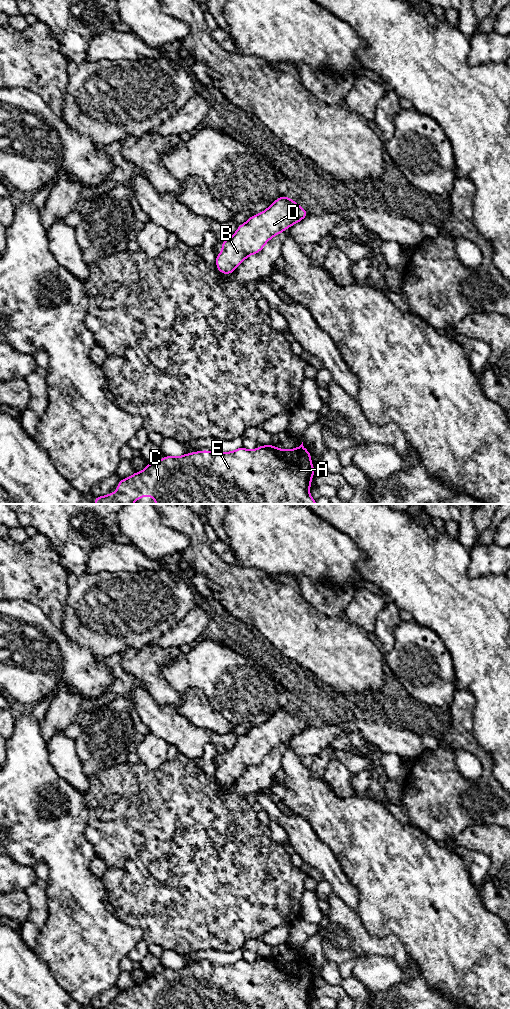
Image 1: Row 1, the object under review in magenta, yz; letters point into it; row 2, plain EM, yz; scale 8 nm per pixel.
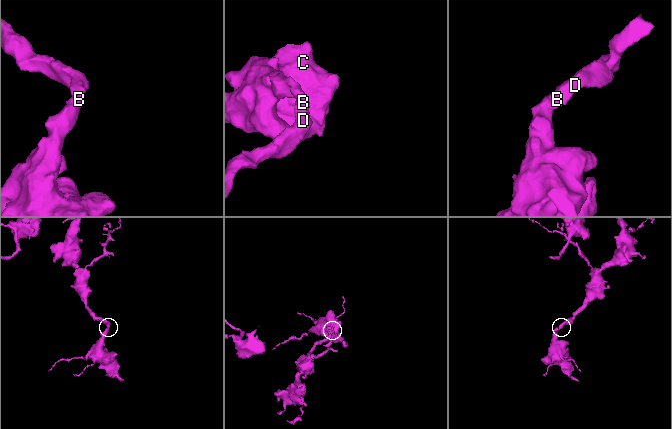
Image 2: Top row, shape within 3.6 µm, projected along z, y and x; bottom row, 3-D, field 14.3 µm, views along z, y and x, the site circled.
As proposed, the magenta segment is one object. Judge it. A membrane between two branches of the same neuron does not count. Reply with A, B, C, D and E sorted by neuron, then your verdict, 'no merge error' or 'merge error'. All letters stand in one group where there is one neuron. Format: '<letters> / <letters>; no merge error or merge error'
A B C D E; no merge error

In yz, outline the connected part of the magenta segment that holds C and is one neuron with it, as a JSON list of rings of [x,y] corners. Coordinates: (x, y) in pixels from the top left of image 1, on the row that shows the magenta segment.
[[[272,444],[267,446],[259,446],[253,451],[247,450],[244,446],[233,452],[211,452],[202,450],[194,453],[187,453],[180,457],[164,456],[158,462],[151,462],[142,472],[135,472],[132,476],[121,479],[116,486],[118,492],[111,492],[106,496],[94,497],[95,504],[133,504],[132,502],[139,500],[142,496],[152,496],[157,504],[317,504],[310,496],[309,489],[312,484],[311,478],[315,475],[315,469],[311,462],[311,453],[309,453],[302,444],[292,450],[279,449]]]

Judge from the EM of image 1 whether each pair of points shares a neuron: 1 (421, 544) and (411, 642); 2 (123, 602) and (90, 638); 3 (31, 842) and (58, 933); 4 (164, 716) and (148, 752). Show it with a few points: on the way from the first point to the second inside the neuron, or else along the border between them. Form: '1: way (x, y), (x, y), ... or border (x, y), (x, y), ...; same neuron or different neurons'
1: border (414, 619), (434, 632); different neurons
2: way (114, 611), (99, 626), (99, 629); same neuron
3: way (54, 864), (58, 868), (58, 910); same neuron
4: border (150, 731), (162, 737), (169, 744); different neurons

